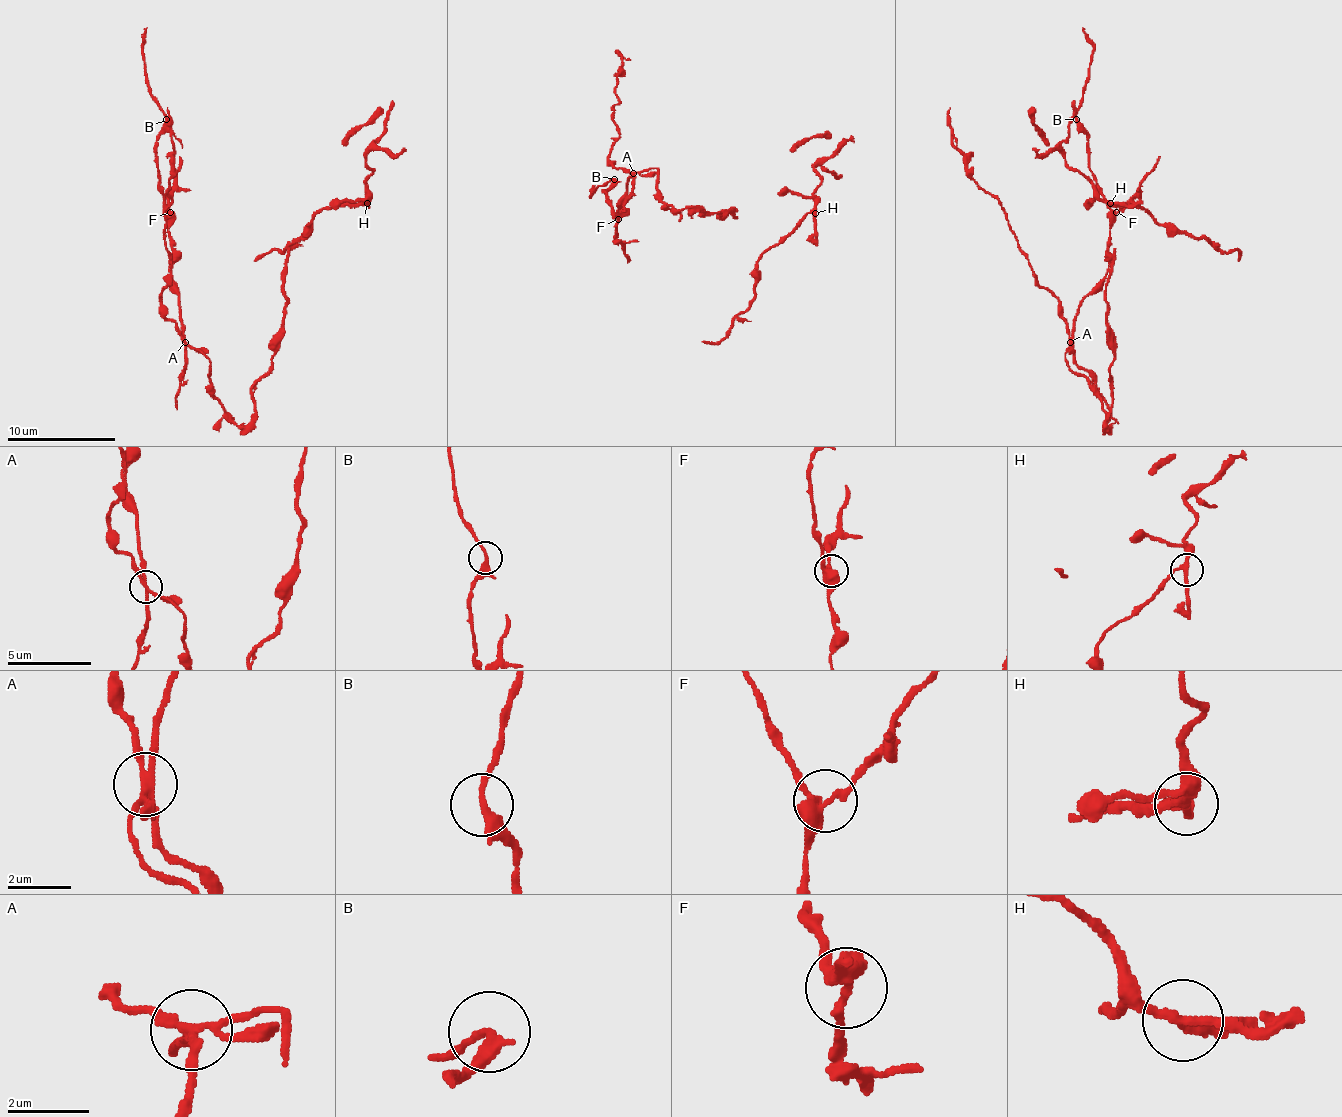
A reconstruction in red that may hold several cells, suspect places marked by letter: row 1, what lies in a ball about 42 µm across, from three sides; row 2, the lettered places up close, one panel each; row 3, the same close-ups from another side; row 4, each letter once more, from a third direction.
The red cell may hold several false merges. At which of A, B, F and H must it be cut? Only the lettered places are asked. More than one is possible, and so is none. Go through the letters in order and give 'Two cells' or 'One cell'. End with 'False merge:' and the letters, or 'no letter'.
A: Two cells
B: One cell
F: Two cells
H: One cell
False merge: A, F

